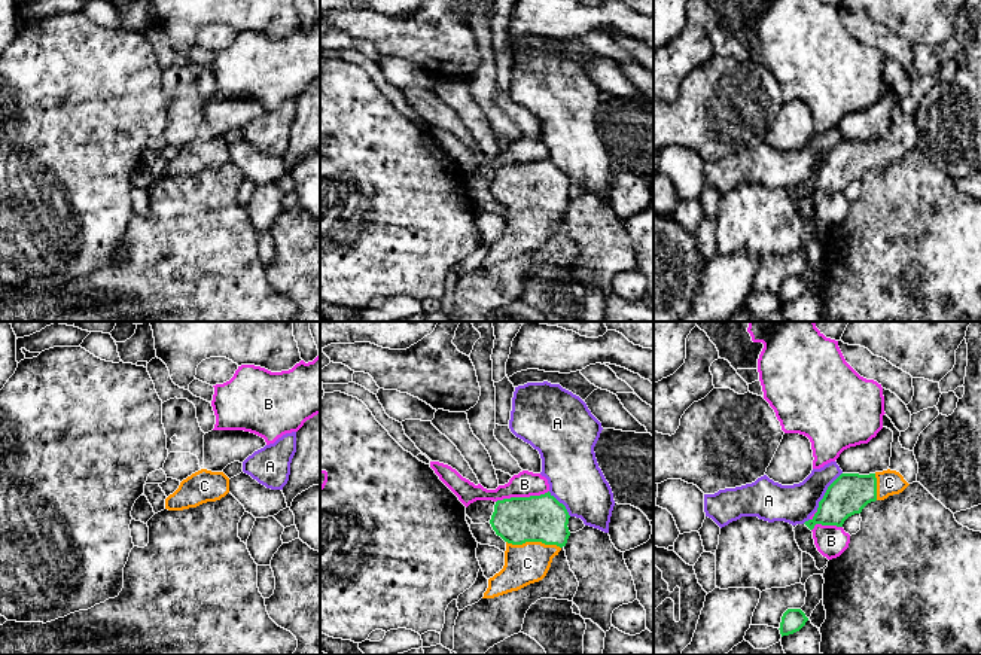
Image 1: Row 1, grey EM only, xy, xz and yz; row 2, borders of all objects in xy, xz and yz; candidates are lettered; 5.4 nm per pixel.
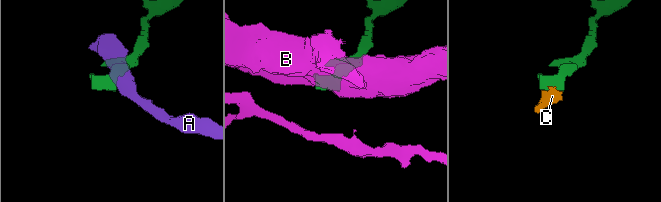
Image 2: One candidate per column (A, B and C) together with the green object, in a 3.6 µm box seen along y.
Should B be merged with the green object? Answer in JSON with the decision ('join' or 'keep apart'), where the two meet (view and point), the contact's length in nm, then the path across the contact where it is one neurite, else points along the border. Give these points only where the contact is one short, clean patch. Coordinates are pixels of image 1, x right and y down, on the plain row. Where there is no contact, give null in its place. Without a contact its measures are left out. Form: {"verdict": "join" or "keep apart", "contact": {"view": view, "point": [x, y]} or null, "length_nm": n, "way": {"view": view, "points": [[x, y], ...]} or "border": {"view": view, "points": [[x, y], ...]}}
{"verdict": "keep apart", "contact": {"view": "xz", "point": [521, 164]}, "length_nm": 300}

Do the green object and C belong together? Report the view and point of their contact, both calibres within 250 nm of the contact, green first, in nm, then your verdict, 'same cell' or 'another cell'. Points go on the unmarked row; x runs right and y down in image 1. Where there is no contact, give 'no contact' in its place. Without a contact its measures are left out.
xz (533, 207) | 260/220 nm | same cell

